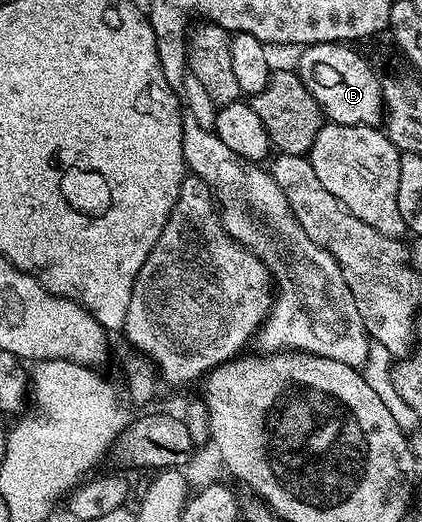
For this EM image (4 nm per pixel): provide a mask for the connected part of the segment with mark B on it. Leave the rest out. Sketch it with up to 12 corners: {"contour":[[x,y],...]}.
{"contour":[[349,43],[295,71],[334,125],[380,126],[382,78]]}

